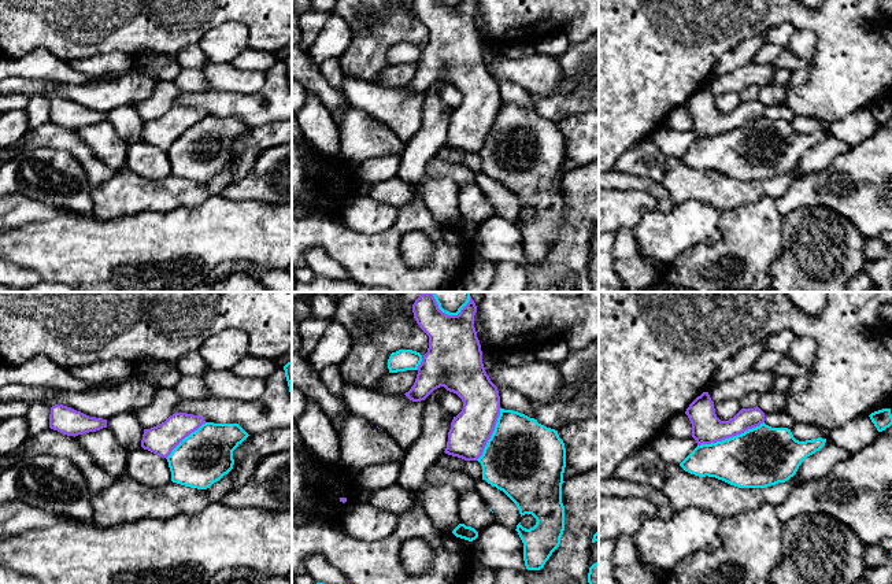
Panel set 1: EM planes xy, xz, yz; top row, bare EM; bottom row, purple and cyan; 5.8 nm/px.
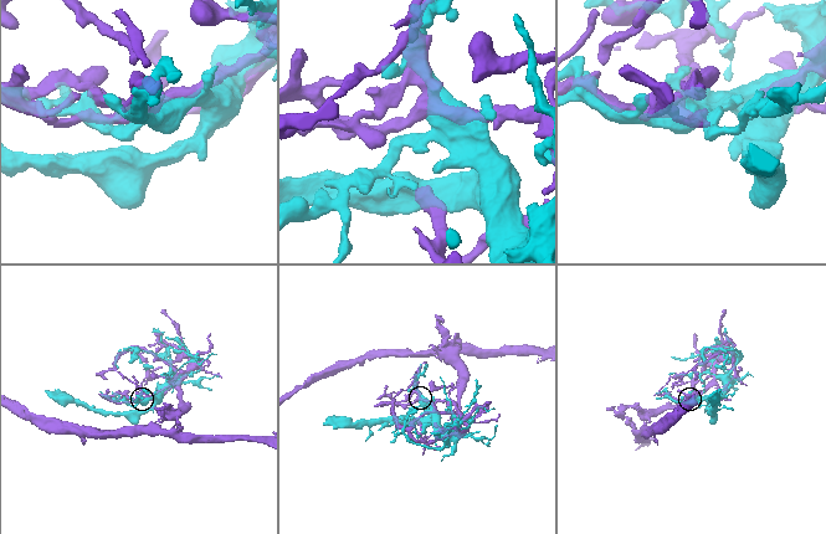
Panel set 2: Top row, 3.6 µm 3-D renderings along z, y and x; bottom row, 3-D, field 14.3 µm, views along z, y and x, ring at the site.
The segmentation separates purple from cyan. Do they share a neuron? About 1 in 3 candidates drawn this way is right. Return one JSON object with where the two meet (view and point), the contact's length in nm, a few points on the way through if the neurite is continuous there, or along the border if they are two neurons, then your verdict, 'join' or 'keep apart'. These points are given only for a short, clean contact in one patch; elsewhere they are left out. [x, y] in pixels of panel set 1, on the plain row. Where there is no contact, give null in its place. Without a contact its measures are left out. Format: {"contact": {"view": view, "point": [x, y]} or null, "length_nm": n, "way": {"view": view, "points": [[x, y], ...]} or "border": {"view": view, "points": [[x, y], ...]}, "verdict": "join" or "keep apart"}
{"contact": {"view": "yz", "point": [731, 129]}, "length_nm": 420, "verdict": "keep apart"}

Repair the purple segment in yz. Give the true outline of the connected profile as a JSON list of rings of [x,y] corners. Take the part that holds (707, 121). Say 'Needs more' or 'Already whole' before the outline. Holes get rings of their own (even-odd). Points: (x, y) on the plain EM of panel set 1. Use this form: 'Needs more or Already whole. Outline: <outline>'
Already whole. Outline: [[[708,85],[697,89],[689,97],[685,107],[692,117],[692,130],[697,138],[722,134],[765,115],[765,106],[758,99],[741,101],[729,114],[721,114],[715,107],[714,95]]]

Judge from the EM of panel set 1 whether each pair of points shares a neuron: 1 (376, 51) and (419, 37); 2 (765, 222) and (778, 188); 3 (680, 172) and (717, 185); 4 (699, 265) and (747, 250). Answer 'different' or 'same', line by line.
1: same
2: different
3: same
4: same

